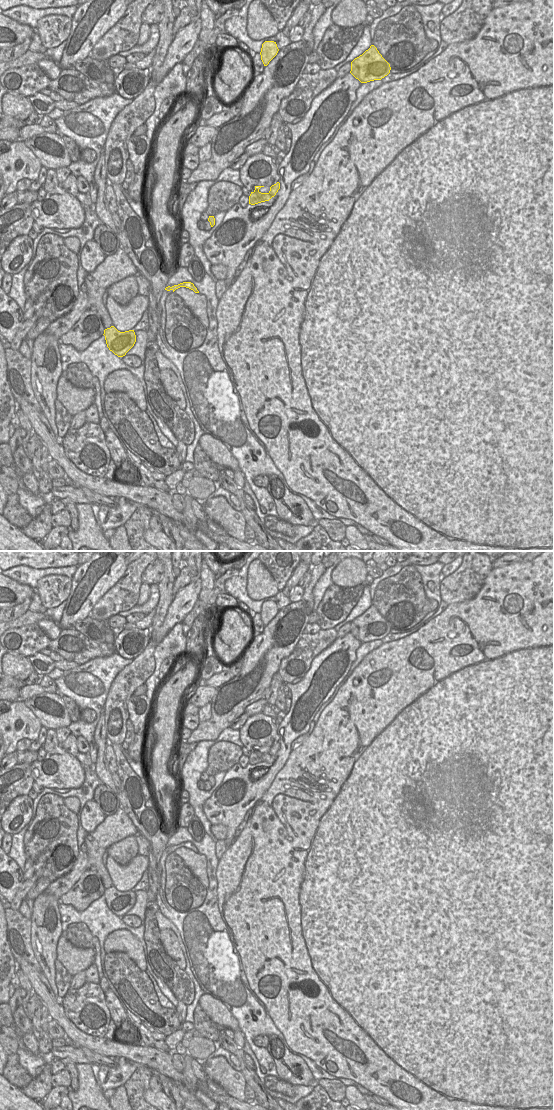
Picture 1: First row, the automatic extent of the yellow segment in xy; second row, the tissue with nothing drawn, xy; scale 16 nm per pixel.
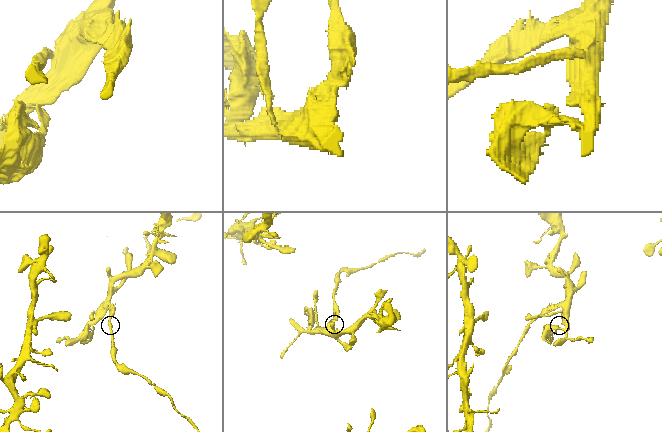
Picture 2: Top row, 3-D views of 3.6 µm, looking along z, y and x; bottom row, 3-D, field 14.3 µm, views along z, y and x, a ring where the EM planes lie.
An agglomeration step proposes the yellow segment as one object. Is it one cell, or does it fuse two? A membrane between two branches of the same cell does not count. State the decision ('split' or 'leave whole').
split

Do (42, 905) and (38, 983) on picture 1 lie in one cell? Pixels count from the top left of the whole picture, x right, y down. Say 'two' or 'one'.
two

